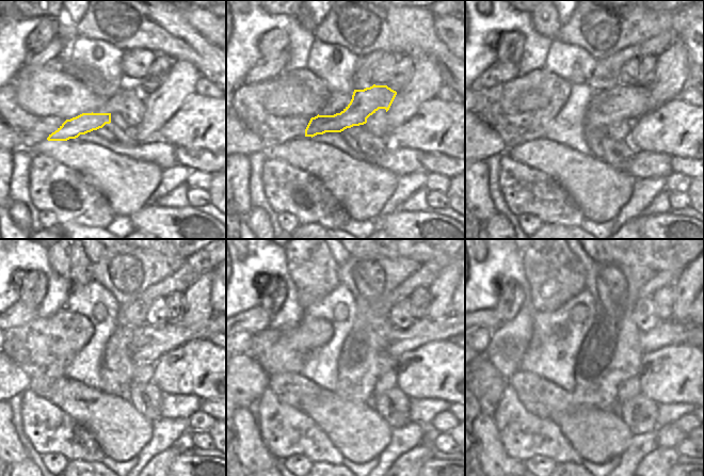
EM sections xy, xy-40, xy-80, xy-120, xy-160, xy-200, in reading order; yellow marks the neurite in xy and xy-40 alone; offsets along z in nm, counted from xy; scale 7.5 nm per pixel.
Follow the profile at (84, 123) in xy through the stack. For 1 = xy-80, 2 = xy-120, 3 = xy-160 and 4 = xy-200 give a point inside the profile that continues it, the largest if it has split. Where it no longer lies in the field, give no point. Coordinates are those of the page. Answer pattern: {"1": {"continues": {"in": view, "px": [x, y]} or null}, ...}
{"1": {"continues": {"in": "xy-80", "px": [635, 99]}}, "2": {"continues": {"in": "xy-120", "px": [158, 340]}}, "3": {"continues": {"in": "xy-160", "px": [399, 340]}}, "4": {"continues": {"in": "xy-200", "px": [668, 332]}}}

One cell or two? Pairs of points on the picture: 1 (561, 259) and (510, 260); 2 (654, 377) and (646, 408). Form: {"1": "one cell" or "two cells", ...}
{"1": "two cells", "2": "two cells"}

